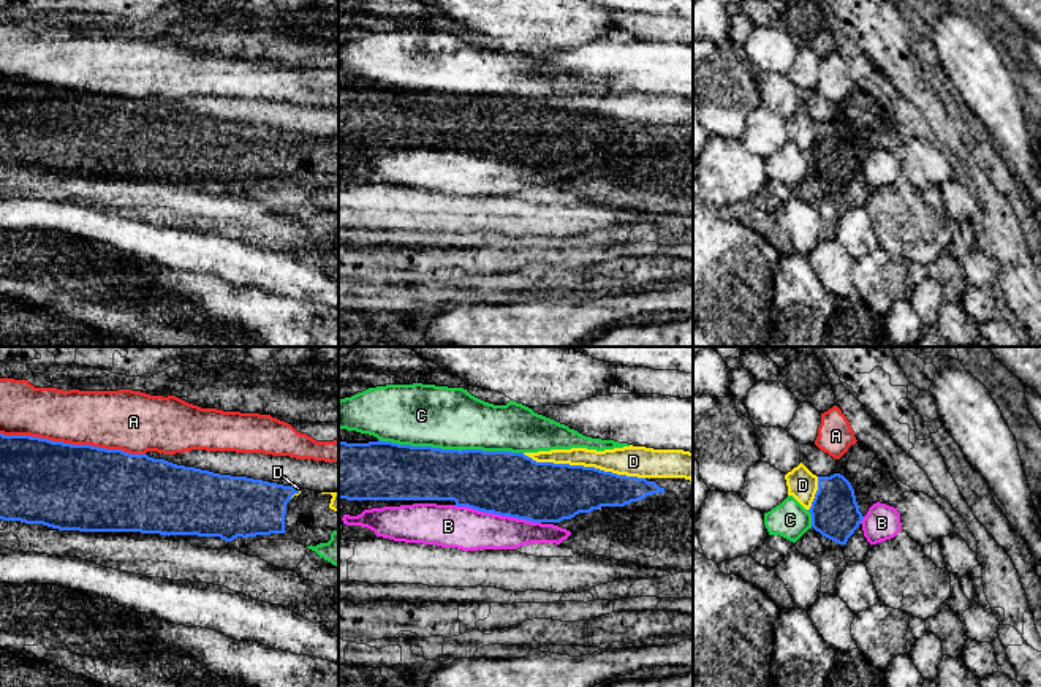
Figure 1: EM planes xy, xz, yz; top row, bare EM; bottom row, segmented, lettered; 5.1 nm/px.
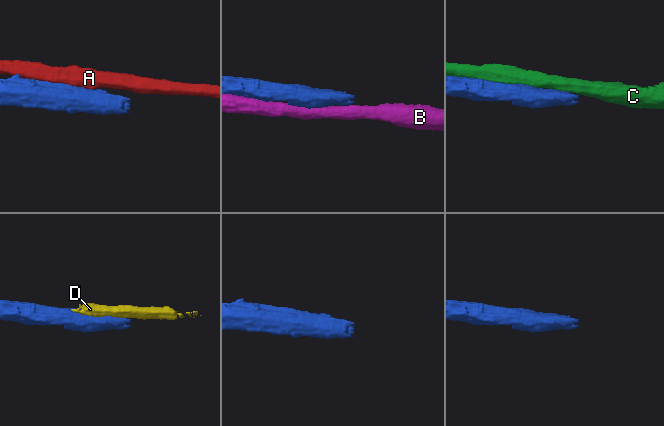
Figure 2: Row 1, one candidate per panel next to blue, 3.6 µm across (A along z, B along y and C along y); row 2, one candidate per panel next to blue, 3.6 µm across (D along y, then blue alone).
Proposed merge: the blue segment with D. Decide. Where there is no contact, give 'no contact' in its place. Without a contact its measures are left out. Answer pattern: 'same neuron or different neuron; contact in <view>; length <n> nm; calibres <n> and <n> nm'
same neuron; contact in xz; length 650 nm; calibres 300 and 160 nm

